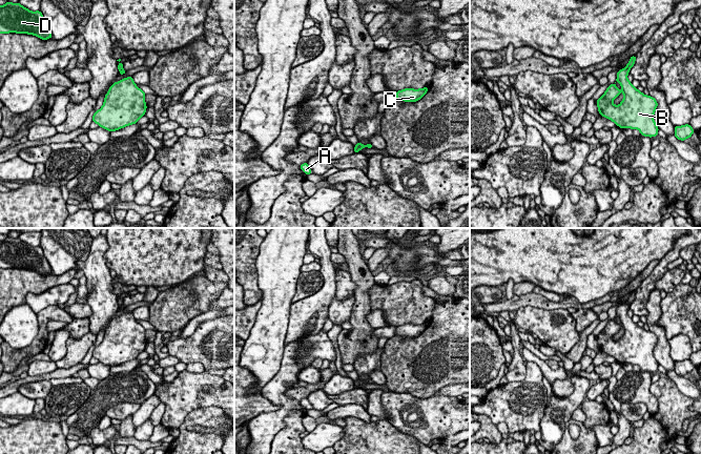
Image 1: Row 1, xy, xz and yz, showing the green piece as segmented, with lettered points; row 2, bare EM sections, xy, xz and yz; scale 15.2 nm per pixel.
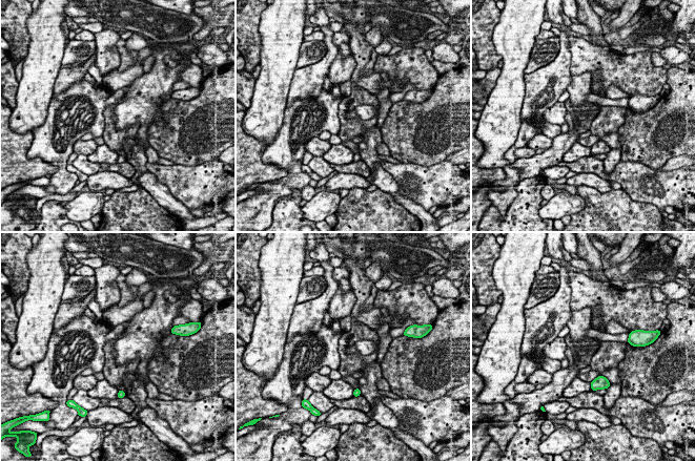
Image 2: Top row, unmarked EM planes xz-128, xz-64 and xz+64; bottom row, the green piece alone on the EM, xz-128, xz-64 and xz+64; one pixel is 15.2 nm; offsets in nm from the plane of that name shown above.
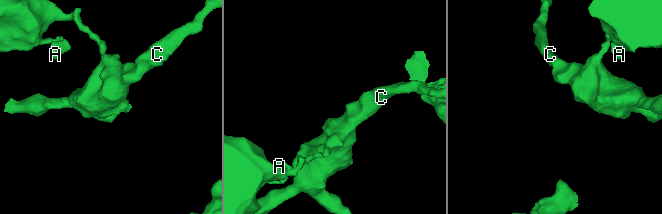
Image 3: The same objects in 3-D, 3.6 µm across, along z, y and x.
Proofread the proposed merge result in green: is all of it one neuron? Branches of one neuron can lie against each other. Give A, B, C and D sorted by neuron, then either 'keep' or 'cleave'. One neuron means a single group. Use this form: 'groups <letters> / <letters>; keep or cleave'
groups A D / B C; cleave

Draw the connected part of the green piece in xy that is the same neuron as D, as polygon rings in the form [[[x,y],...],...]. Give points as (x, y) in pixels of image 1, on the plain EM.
[[[19,238],[0,241],[0,268],[28,269],[42,275],[53,273],[40,246],[32,247]]]

